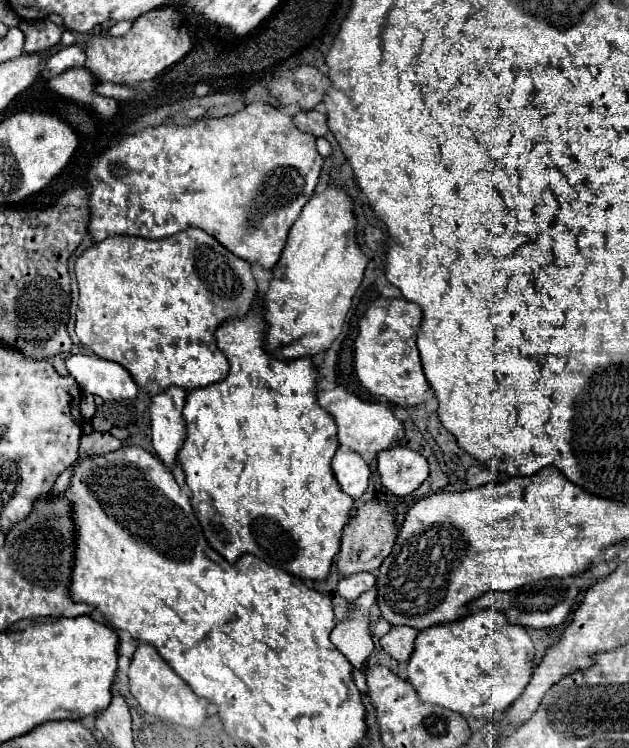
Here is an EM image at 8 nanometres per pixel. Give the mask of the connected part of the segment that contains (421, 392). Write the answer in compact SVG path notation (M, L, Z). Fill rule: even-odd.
M376 298L360 318L358 336L354 342L354 370L360 386L374 398L410 408L434 396L422 372L422 362L416 348L420 320L420 306L404 298Z

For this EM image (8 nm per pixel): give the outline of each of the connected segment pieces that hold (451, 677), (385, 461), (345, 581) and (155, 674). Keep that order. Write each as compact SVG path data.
M486 608L468 614L466 618L450 624L432 626L422 630L416 638L416 650L408 662L408 680L416 688L422 702L444 706L462 714L464 718L498 718L528 686L532 678L534 644L520 624L510 624L506 614L496 608Z
M396 446L378 454L378 474L386 490L408 496L428 478L428 462L422 454Z
M360 572L360 574L352 574L352 576L344 576L338 582L338 594L346 600L356 600L362 592L370 590L374 586L376 578L372 572Z
M140 644L132 656L130 668L130 692L138 700L140 708L156 718L180 724L184 728L198 728L206 720L206 706L208 702L196 694L192 694L190 686L166 664L166 660L156 652L150 644Z

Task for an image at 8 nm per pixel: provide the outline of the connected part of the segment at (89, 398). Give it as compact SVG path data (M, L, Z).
M91 394L84 395L80 402L80 413L82 419L85 421L90 421L96 411L96 404L94 397Z

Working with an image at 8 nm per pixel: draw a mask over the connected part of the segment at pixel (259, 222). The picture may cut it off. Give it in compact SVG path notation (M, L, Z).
M252 102L248 104L244 110L232 114L232 116L222 116L222 118L200 118L190 126L148 126L144 132L136 134L136 136L126 136L120 144L108 148L104 154L100 154L98 158L94 158L88 166L86 172L86 182L90 186L90 194L88 194L88 208L90 208L90 222L88 222L88 234L92 236L92 242L102 242L108 236L142 236L142 238L150 238L150 240L158 240L164 236L172 236L180 230L188 230L188 228L200 228L204 232L208 232L210 236L214 236L226 250L230 250L232 254L236 254L238 258L250 262L250 264L260 264L264 268L274 268L276 262L280 260L286 236L292 228L292 224L296 222L296 218L300 216L302 208L306 206L306 202L312 198L314 188L318 184L318 176L320 176L320 168L322 168L322 156L316 152L316 138L310 134L300 132L294 124L292 118L282 114L280 110L276 110L270 104L264 102Z

